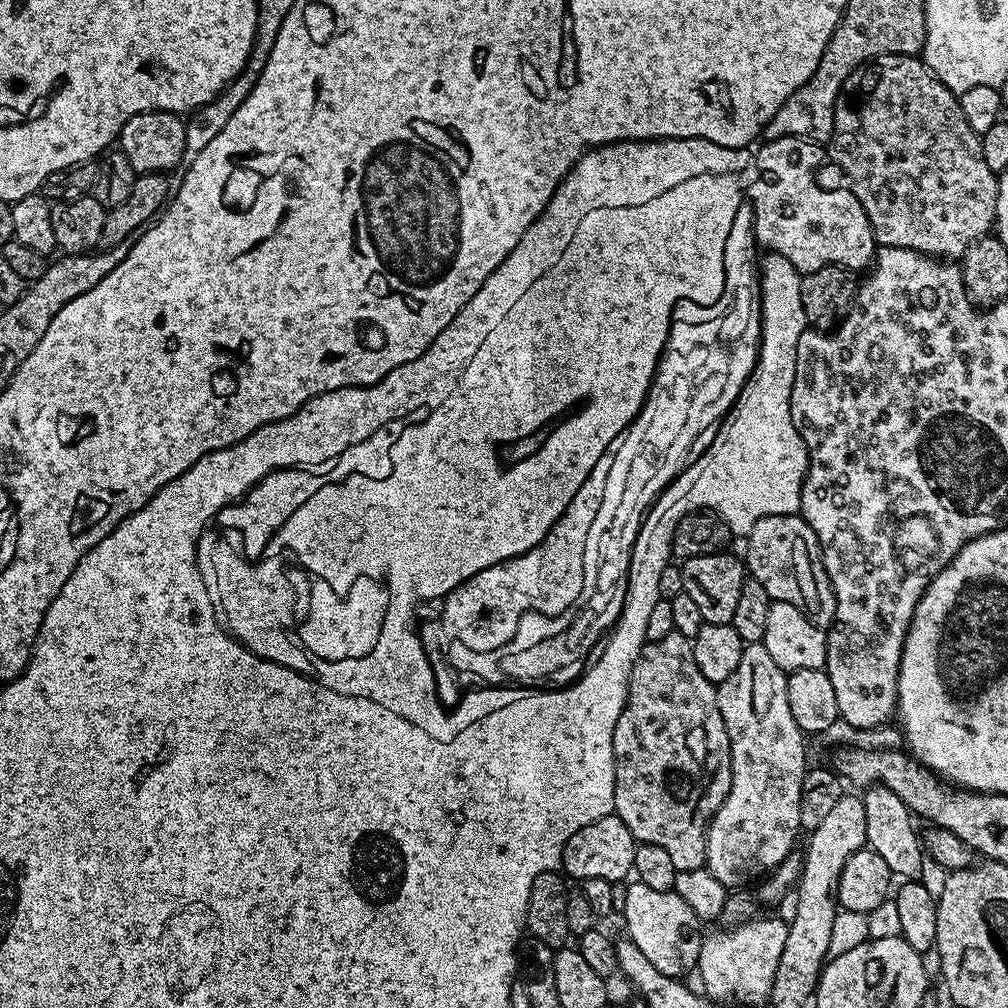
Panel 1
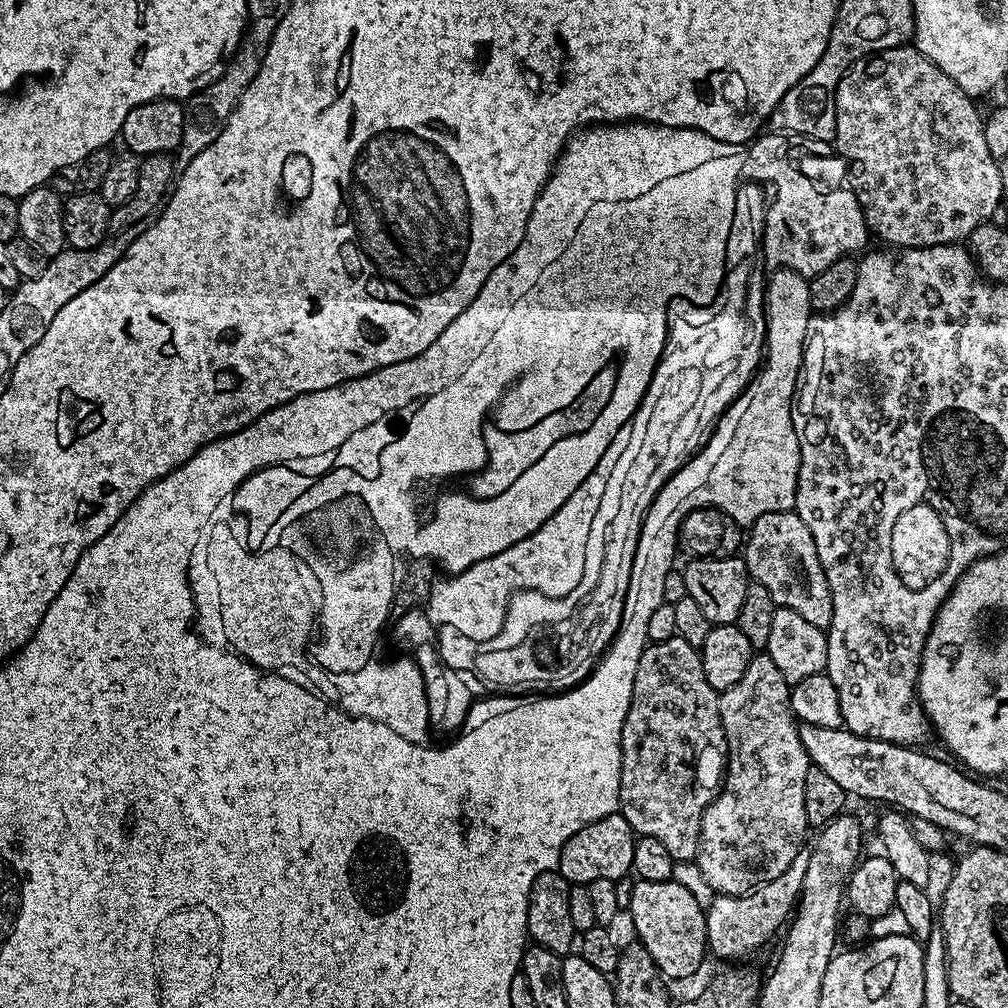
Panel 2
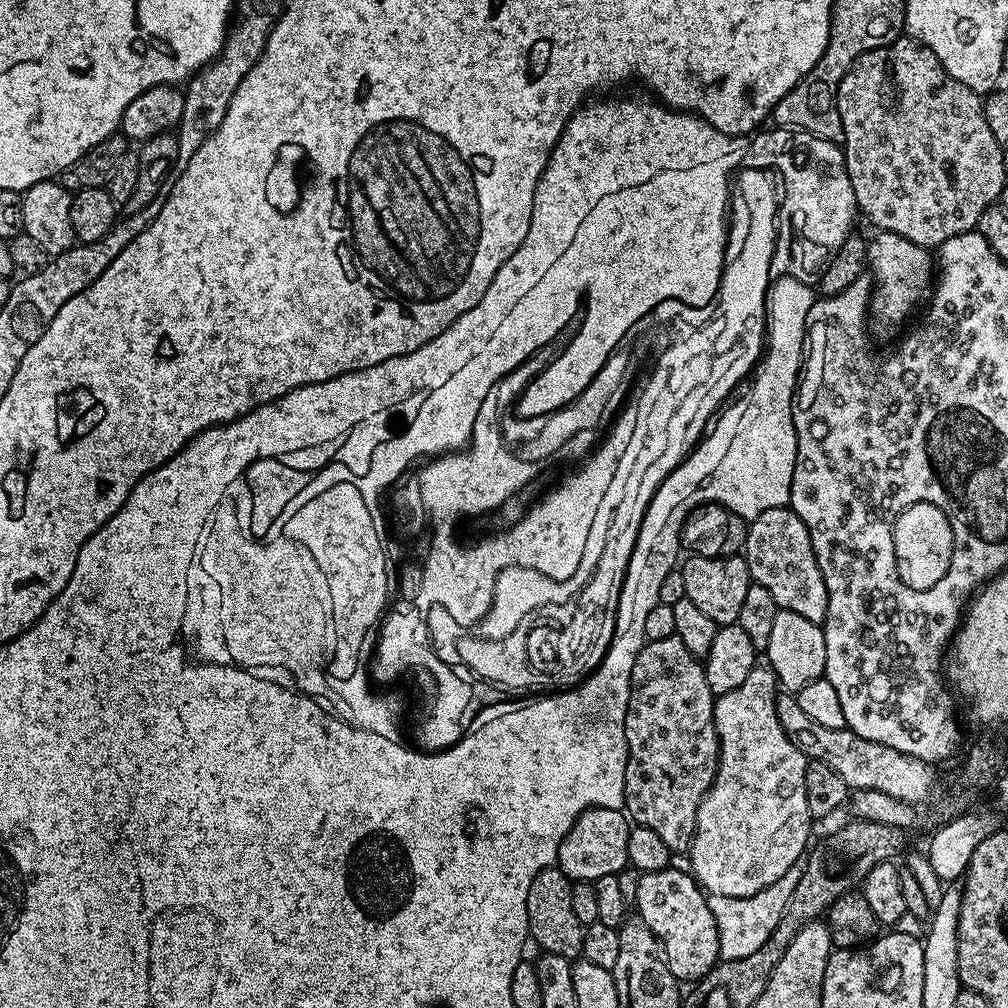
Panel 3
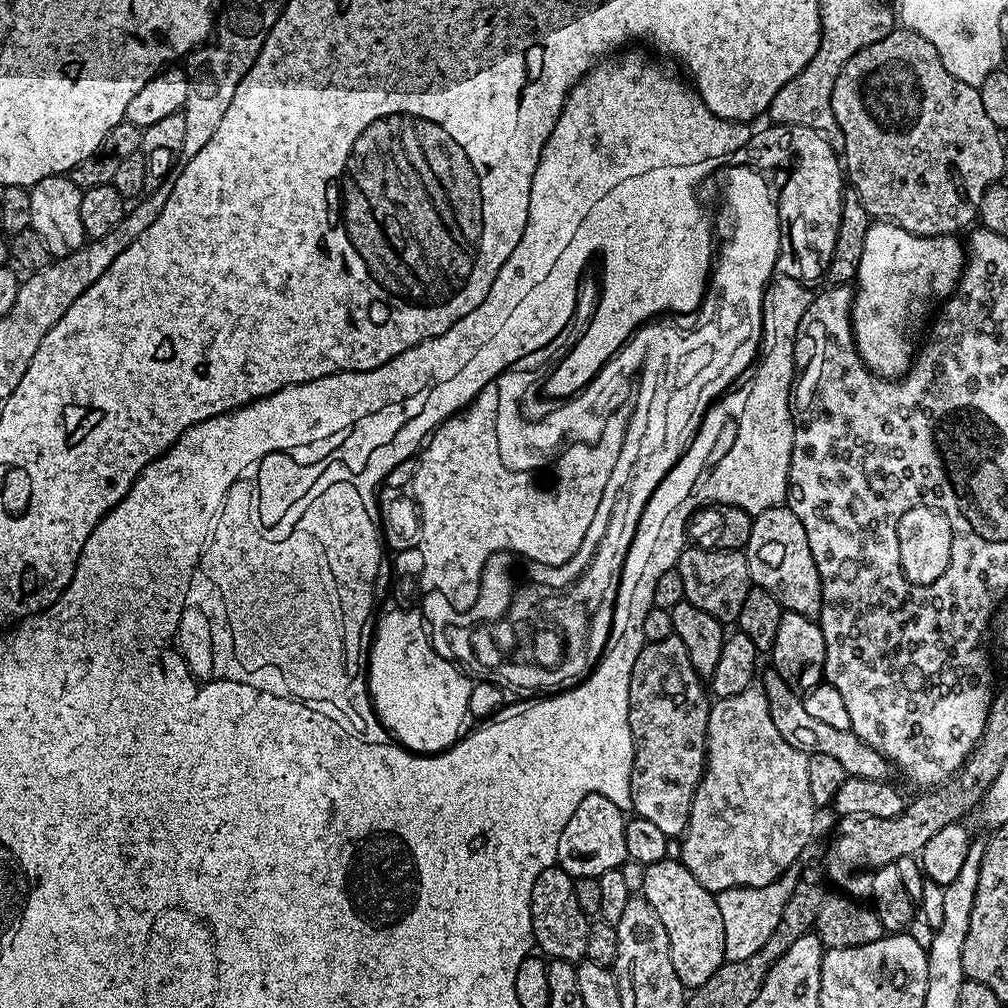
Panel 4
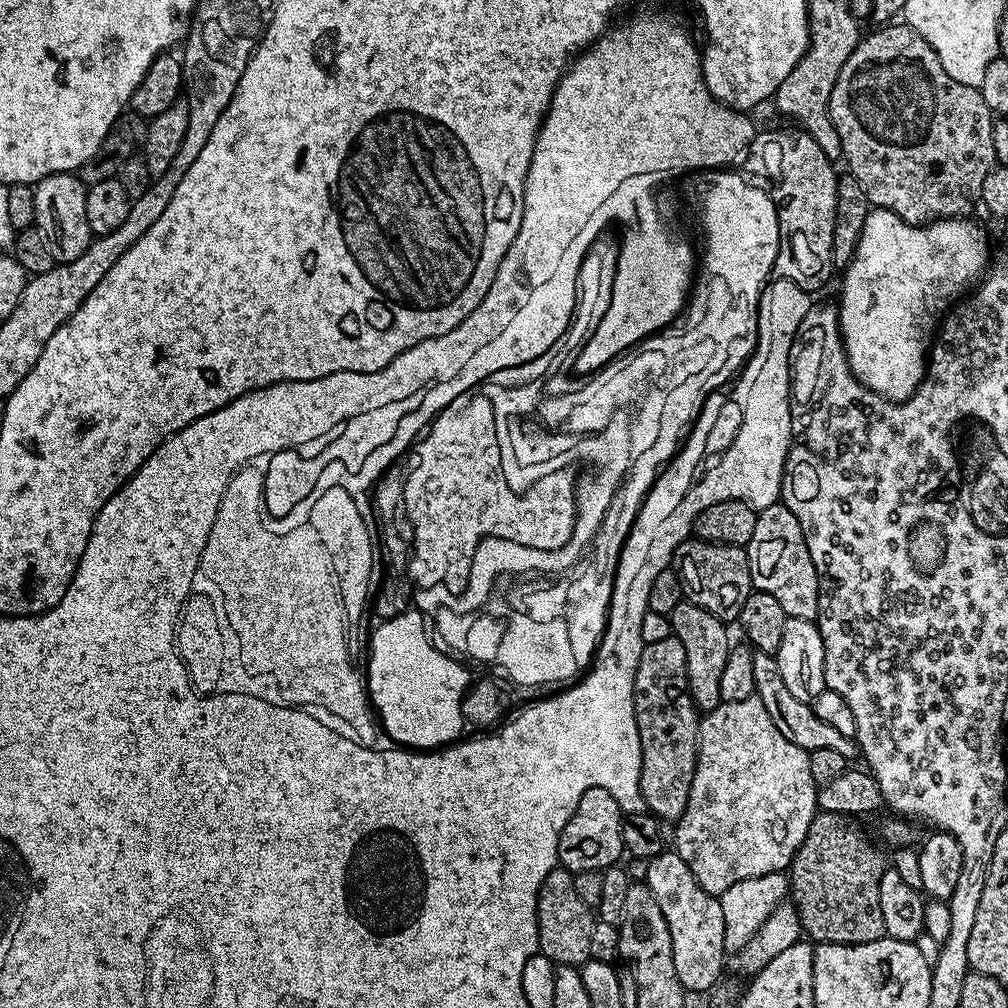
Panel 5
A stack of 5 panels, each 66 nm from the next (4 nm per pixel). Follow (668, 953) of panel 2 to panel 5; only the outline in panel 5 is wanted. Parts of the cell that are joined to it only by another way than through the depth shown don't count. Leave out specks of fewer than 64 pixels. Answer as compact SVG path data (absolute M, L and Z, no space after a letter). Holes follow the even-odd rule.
M665 850L647 861L646 883L654 902L662 909L666 926L670 930L670 942L674 950L674 970L678 970L678 982L685 993L711 993L717 987L719 976L724 972L726 951L723 944L725 923L722 906L713 893L707 892L694 878L690 866L682 862L675 850Z

